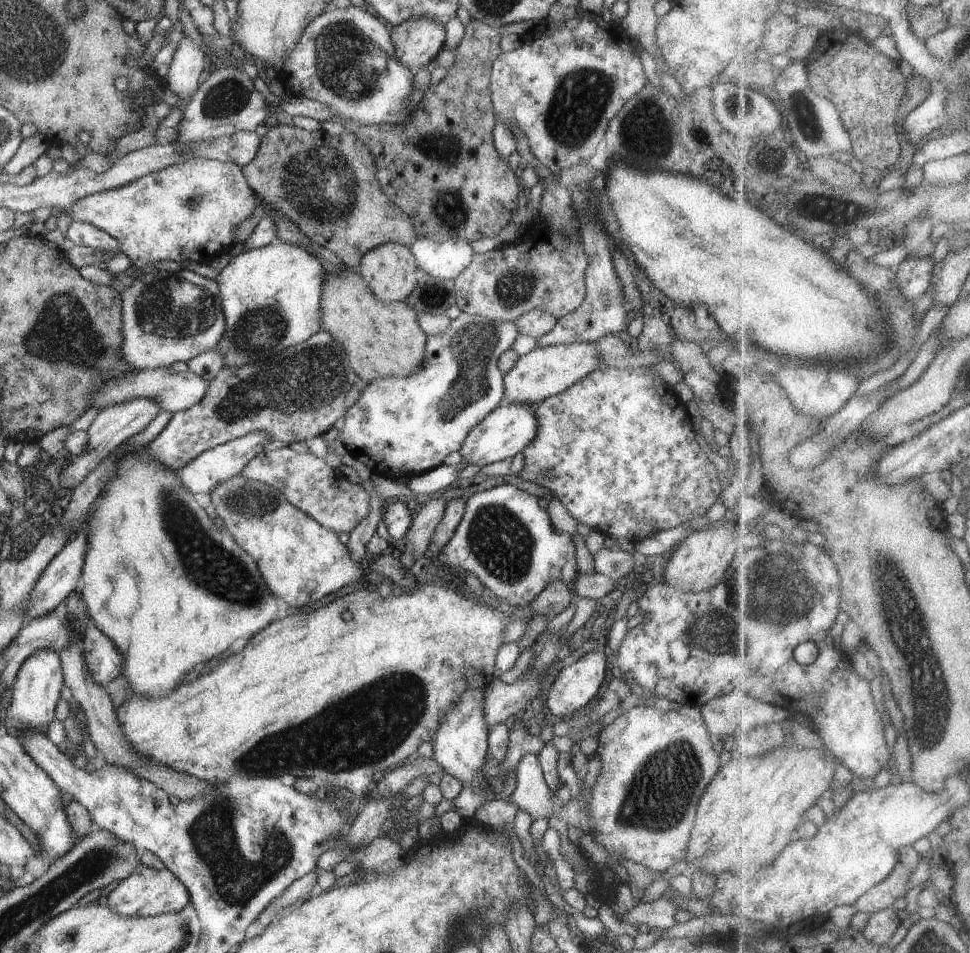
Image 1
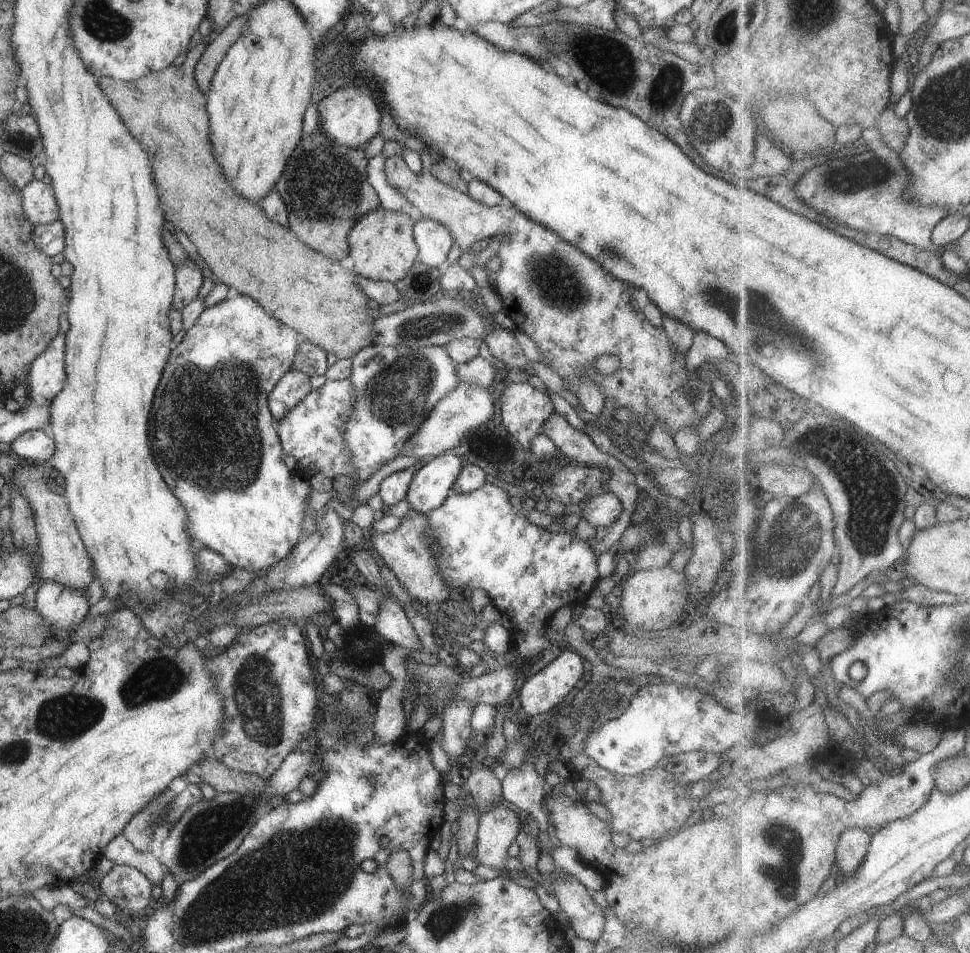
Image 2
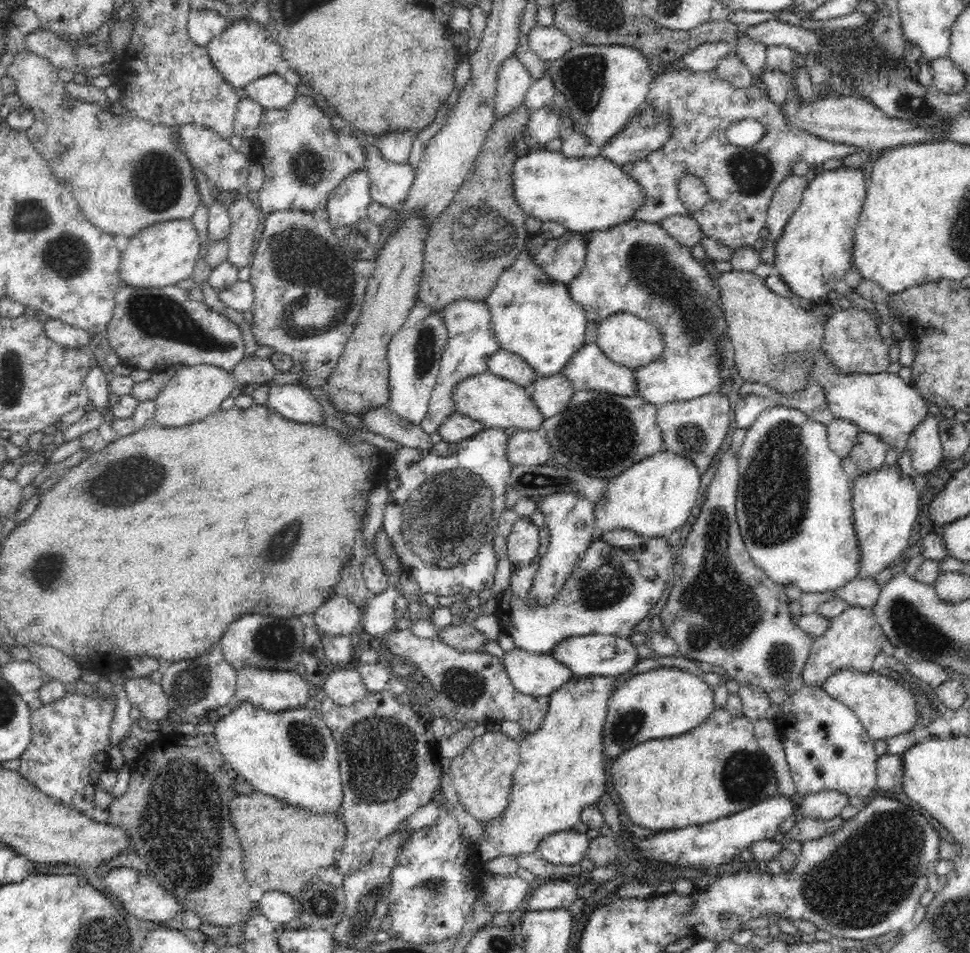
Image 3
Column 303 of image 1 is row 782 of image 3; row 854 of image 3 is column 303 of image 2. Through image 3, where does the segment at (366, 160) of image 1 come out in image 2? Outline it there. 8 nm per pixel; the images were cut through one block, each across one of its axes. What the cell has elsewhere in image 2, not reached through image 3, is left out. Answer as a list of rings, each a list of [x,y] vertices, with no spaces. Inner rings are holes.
[[[318,130],[301,139],[300,144],[292,151],[289,161],[286,162],[282,176],[275,184],[274,190],[282,196],[288,208],[290,230],[304,244],[333,261],[340,261],[349,255],[348,231],[354,226],[354,223],[358,222],[362,215],[379,209],[381,206],[374,188],[368,182],[366,167],[370,159],[366,158],[363,150],[364,148],[349,149],[339,145]]]

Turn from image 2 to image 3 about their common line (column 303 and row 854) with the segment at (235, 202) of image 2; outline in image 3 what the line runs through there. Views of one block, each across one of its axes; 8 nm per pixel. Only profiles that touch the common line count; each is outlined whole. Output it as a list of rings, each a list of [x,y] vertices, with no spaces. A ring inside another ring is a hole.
[[[237,794],[230,800],[230,814],[244,854],[246,880],[264,892],[278,890],[298,896],[319,870],[335,865],[335,856],[345,843],[347,826],[342,816],[310,814],[266,794]]]

